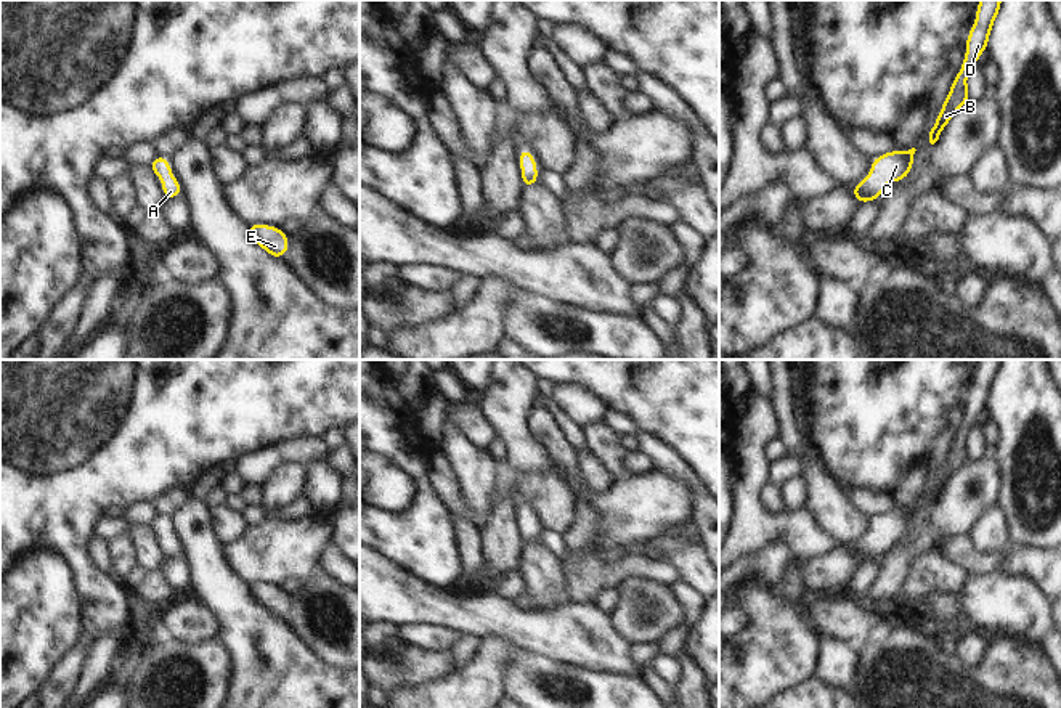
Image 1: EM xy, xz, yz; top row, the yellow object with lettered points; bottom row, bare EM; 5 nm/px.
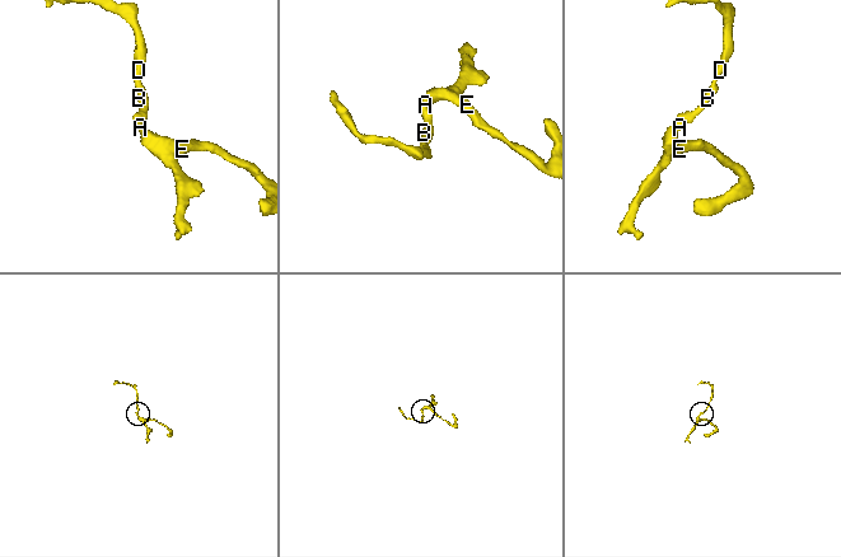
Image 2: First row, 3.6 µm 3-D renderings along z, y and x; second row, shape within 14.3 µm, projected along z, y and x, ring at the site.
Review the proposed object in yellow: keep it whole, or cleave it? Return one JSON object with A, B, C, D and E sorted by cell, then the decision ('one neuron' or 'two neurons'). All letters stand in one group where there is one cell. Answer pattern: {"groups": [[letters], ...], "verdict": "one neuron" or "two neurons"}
{"groups": [["A", "B", "C", "D", "E"]], "verdict": "one neuron"}

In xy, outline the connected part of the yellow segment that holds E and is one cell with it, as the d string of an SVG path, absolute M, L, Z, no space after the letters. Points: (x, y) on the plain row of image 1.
M263 583L246 584L252 600L263 607L271 616L283 618L289 608L289 596L278 586L266 586Z

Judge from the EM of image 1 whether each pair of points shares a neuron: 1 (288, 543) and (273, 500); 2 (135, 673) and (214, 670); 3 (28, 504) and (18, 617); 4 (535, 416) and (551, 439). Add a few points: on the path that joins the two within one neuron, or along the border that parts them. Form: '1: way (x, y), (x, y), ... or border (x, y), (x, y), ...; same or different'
1: border (280, 516), (267, 519); different
2: way (154, 673), (172, 655), (178, 654), (195, 660); same
3: border (60, 553), (50, 548), (31, 546), (16, 557); different
4: way (538, 421), (548, 434); same

